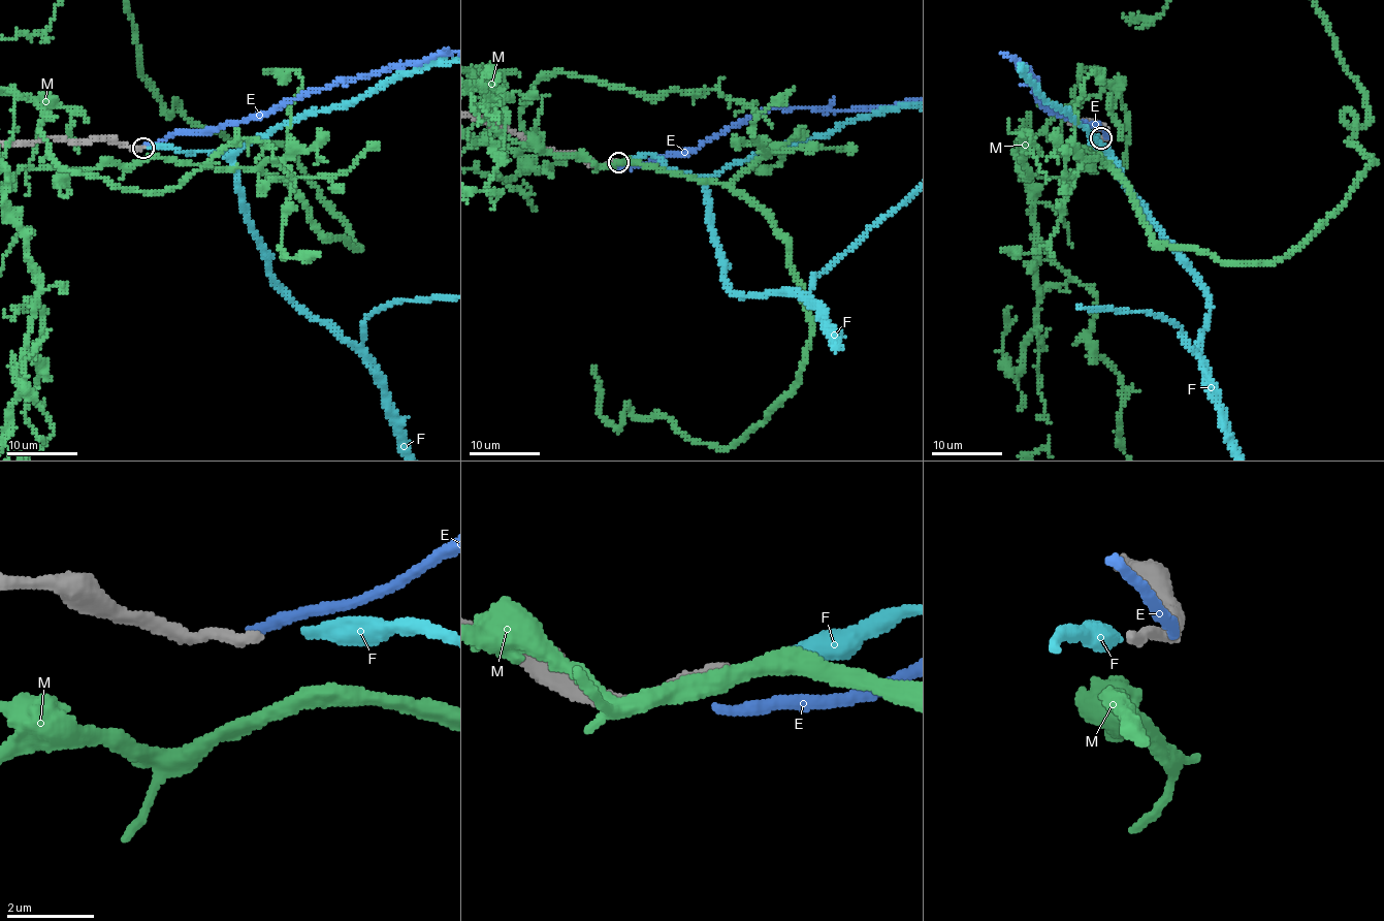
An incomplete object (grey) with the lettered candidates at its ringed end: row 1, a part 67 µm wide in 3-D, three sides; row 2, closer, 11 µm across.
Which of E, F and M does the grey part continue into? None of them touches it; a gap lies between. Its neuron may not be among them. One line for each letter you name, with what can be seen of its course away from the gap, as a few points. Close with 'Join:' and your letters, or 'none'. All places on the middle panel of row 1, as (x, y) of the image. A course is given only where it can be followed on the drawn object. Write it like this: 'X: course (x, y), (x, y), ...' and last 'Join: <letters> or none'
Join: F

